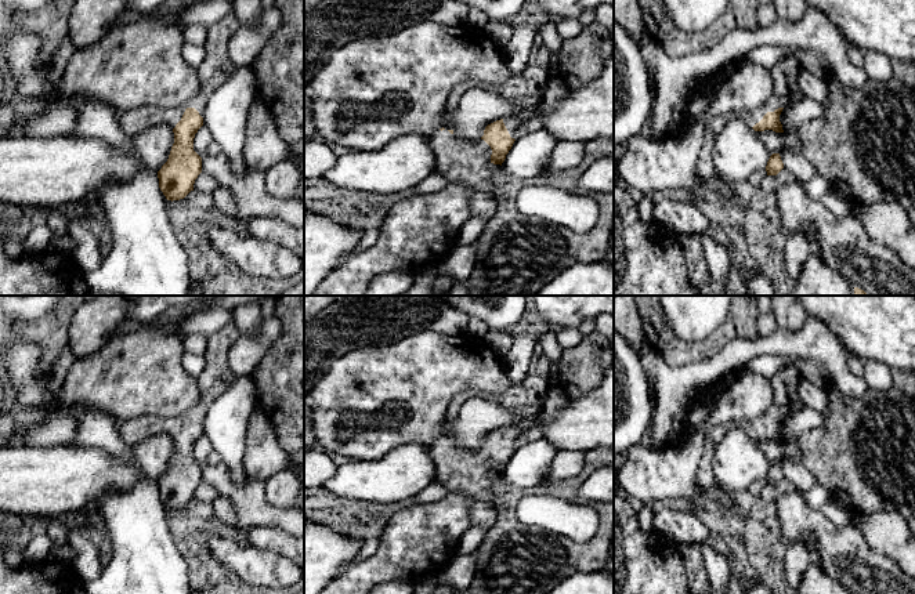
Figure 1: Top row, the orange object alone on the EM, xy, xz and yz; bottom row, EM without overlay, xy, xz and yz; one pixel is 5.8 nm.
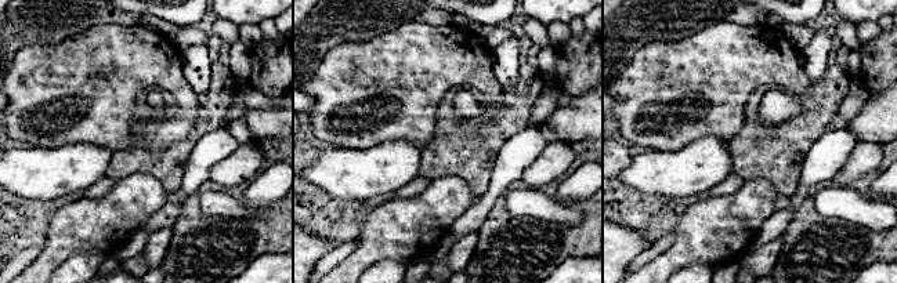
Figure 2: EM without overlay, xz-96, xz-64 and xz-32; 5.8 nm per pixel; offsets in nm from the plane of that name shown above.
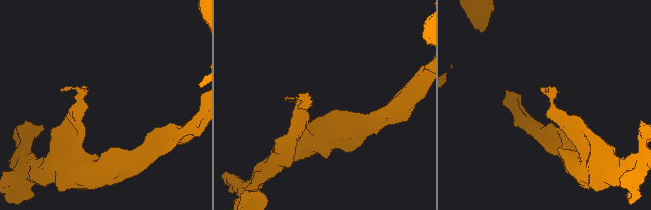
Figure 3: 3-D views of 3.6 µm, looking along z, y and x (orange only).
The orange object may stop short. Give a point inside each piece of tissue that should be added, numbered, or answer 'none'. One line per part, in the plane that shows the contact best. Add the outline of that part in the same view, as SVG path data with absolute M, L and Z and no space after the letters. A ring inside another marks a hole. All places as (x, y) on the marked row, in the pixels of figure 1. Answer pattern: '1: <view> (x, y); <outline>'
1: xy (217, 66); M229 14L207 28L205 58L196 68L200 91L194 99L189 99L182 106L177 108L145 105L120 113L119 119L123 130L127 134L134 135L159 124L167 124L174 128L187 108L195 108L203 117L206 104L211 94L238 69L229 57L229 40L239 26L240 23L238 19Z

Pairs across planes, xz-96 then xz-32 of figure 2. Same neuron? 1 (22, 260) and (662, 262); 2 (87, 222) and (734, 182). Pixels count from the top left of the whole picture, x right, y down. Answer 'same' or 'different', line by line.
1: different
2: different

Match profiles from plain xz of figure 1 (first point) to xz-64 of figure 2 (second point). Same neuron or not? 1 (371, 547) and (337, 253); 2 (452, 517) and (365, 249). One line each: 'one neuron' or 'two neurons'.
1: one neuron
2: one neuron

